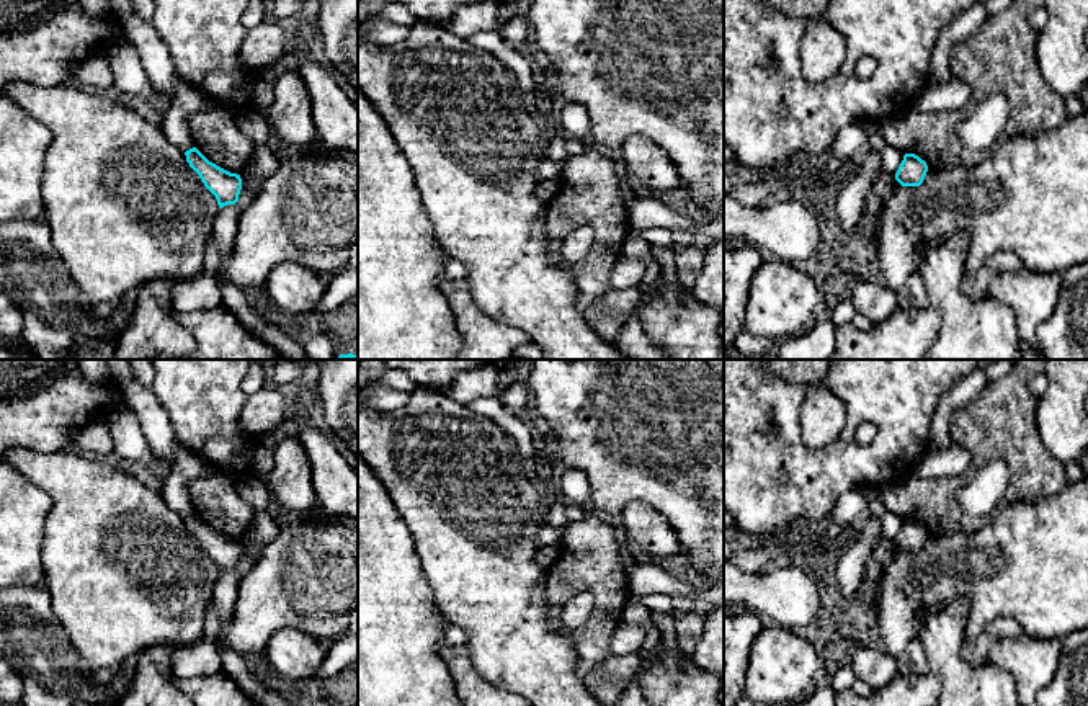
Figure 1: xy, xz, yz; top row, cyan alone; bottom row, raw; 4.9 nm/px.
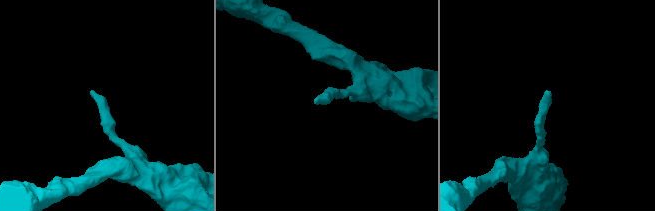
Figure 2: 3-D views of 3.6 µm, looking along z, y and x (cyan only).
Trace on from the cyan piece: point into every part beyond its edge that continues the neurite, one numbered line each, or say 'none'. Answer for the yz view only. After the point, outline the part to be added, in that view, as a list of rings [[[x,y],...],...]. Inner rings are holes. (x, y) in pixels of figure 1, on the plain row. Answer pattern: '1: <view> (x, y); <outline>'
none

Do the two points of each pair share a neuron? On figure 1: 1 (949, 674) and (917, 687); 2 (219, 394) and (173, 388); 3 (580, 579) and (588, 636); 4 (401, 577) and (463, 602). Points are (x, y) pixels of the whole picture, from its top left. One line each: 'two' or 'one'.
1: two
2: one
3: one
4: two

